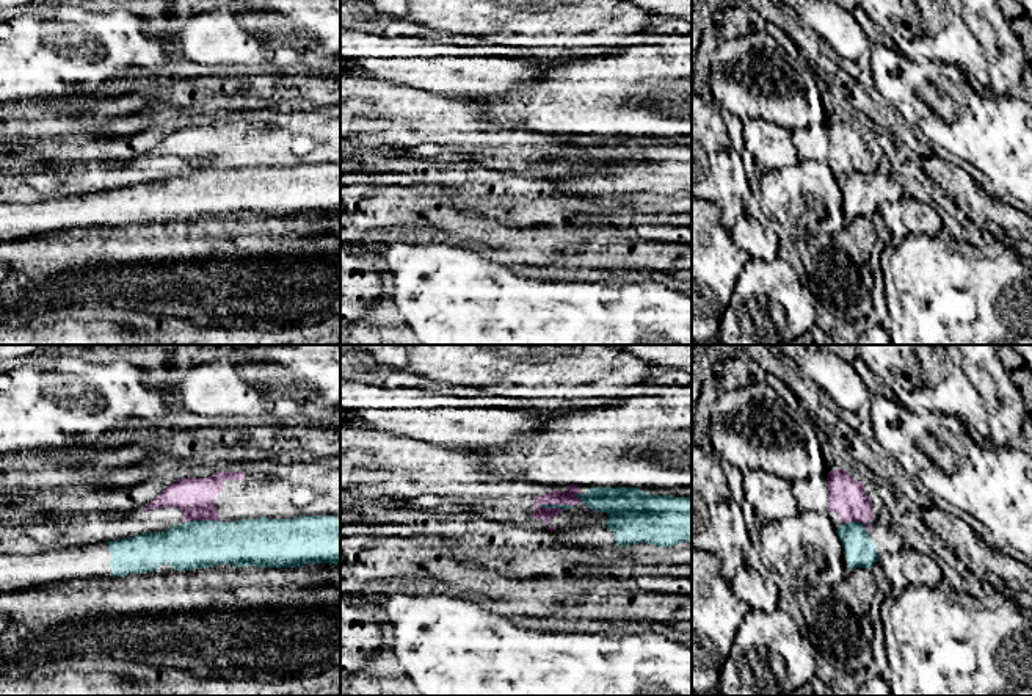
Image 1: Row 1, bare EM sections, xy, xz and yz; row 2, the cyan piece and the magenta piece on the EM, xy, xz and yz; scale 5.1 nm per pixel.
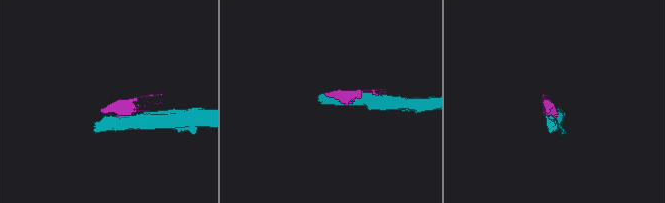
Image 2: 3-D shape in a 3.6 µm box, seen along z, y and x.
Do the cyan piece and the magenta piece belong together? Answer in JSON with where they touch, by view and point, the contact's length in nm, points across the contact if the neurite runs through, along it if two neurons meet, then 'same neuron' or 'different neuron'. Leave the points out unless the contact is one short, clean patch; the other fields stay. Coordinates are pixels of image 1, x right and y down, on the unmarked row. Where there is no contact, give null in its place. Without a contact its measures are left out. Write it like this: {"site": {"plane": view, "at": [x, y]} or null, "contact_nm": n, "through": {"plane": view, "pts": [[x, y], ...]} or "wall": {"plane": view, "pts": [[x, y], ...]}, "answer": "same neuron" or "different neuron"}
{"site": {"plane": "xy", "at": [203, 170]}, "contact_nm": 200, "wall": {"plane": "xy", "pts": [[221, 170], [184, 171]]}, "answer": "different neuron"}

